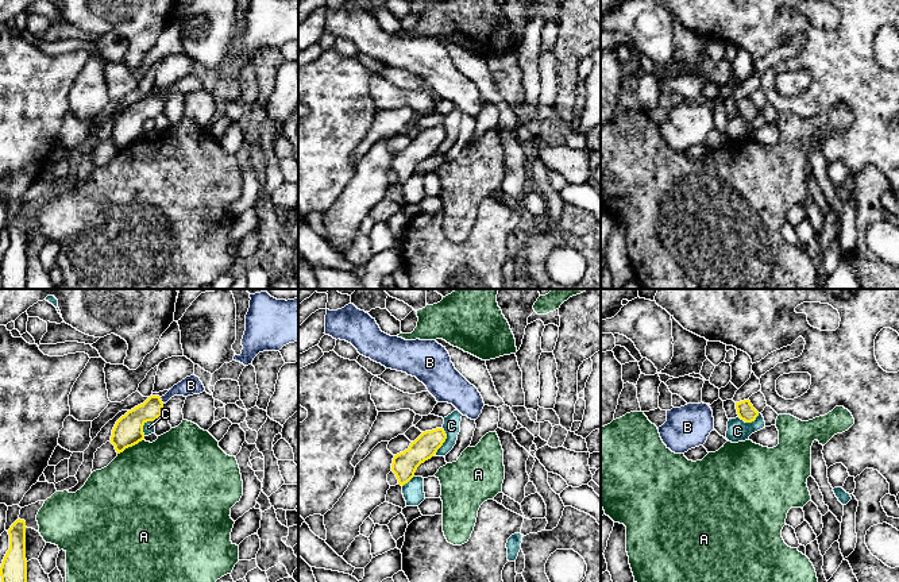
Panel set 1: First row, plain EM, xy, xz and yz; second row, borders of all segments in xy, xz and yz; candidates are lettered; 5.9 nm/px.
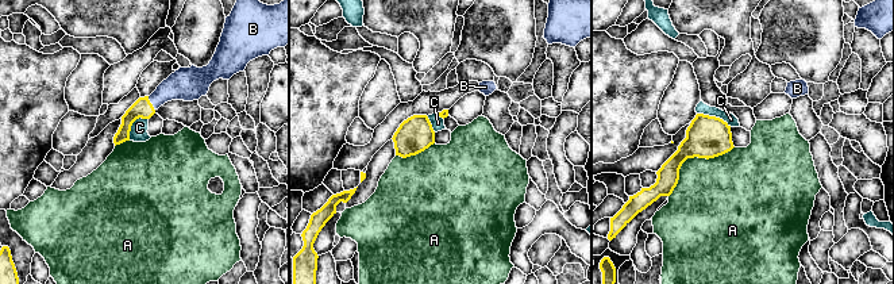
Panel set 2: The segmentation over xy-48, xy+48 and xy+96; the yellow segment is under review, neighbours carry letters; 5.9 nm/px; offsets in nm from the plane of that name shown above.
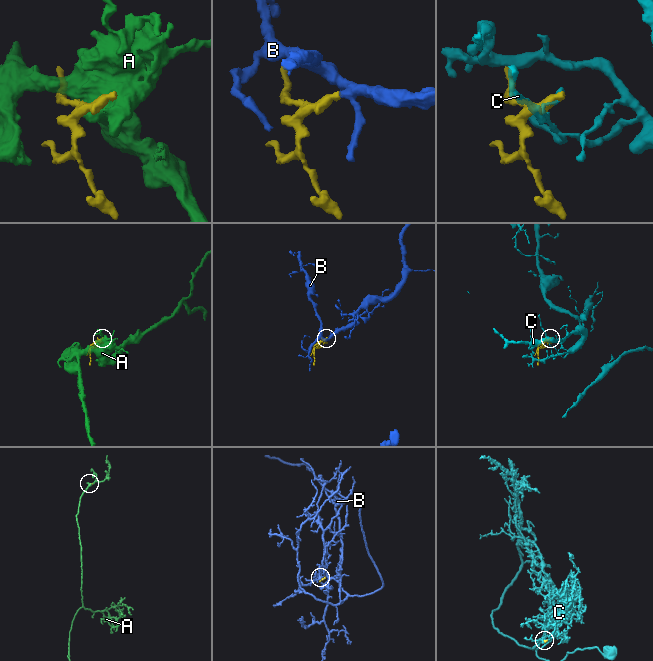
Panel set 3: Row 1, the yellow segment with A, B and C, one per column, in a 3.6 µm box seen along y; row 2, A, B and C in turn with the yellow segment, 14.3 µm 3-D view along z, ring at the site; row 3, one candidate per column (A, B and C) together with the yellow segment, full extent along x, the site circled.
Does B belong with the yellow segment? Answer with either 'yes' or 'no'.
yes

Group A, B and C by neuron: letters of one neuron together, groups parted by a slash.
A / B / C

